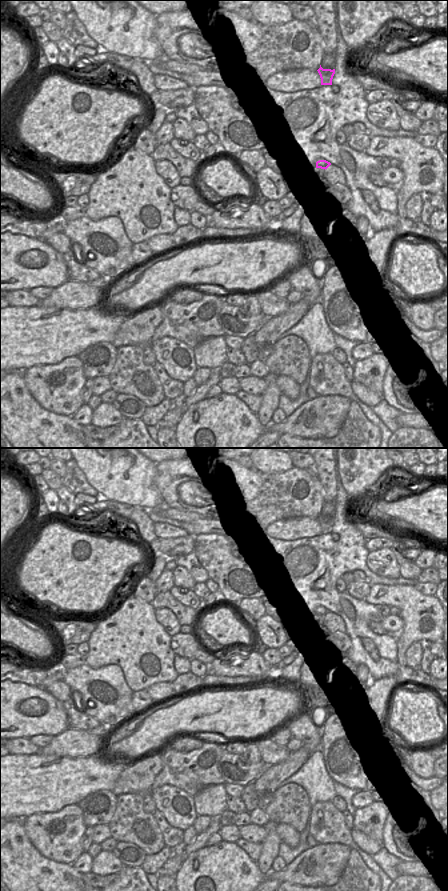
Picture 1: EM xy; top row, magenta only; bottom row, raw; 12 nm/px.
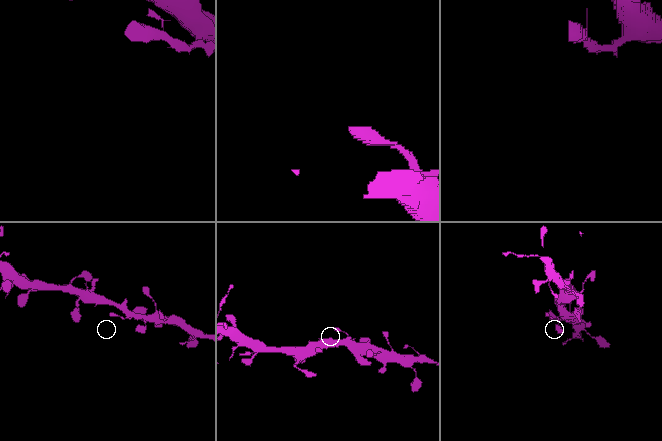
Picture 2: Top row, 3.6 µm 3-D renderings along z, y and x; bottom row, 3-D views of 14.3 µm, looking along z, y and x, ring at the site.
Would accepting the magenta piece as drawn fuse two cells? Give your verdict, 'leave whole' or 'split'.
leave whole

